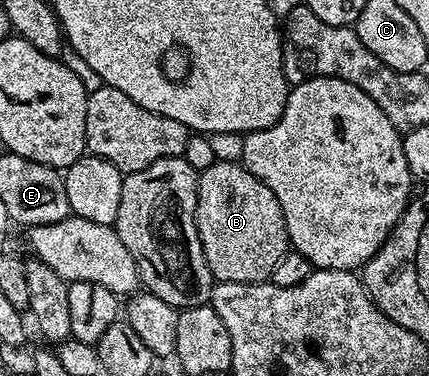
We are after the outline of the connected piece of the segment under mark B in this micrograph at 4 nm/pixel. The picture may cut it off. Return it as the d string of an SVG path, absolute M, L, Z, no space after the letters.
M215 162L211 169L198 174L197 228L203 257L207 257L207 265L217 283L263 283L272 280L279 257L291 250L283 209L279 209L275 193L271 193L271 189L267 189L267 185L263 185L263 181L259 181L259 177L252 175L240 162Z

